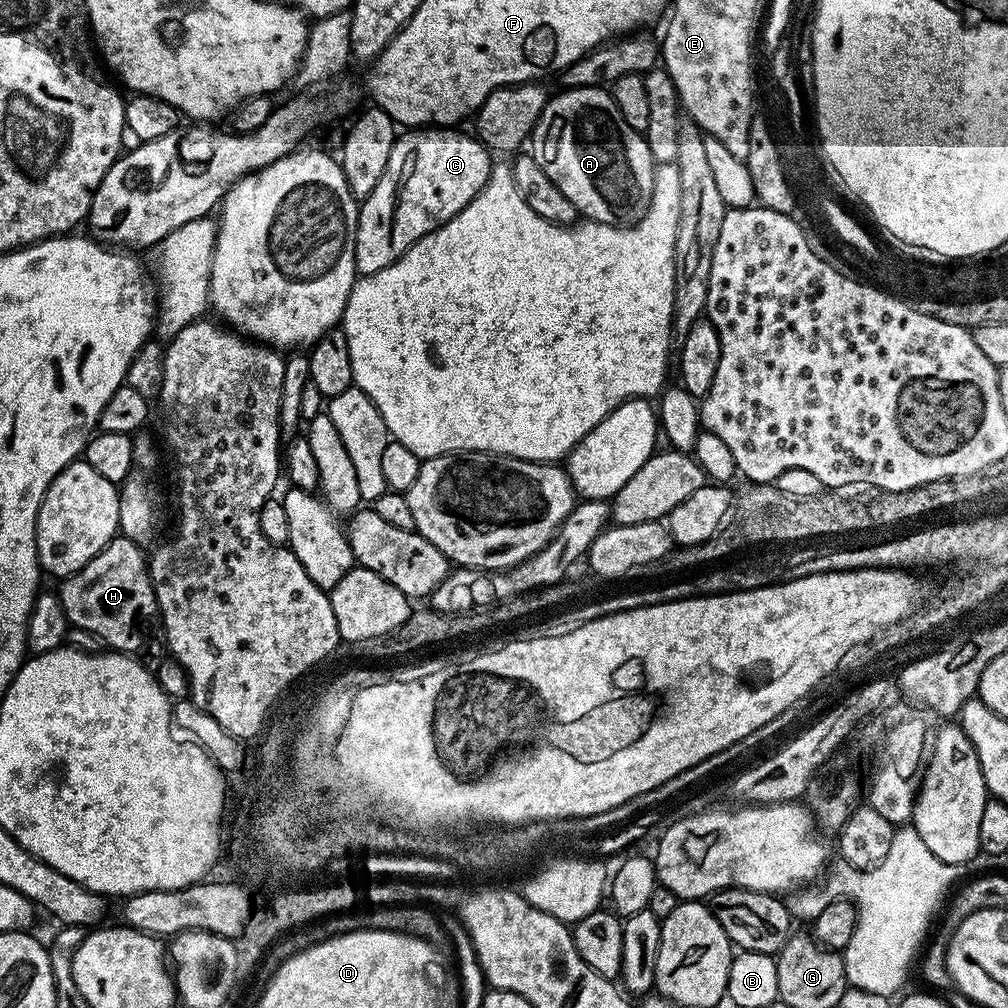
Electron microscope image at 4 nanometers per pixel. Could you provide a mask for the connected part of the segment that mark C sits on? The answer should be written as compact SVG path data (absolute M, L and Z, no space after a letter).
M408 130L405 136L403 133L397 139L390 150L386 170L382 178L378 178L378 186L374 186L369 196L363 197L358 208L354 258L360 276L378 274L378 270L390 266L403 252L410 250L414 242L454 218L454 214L464 209L486 186L494 163L489 149L475 135L463 136L456 131L460 130Z

